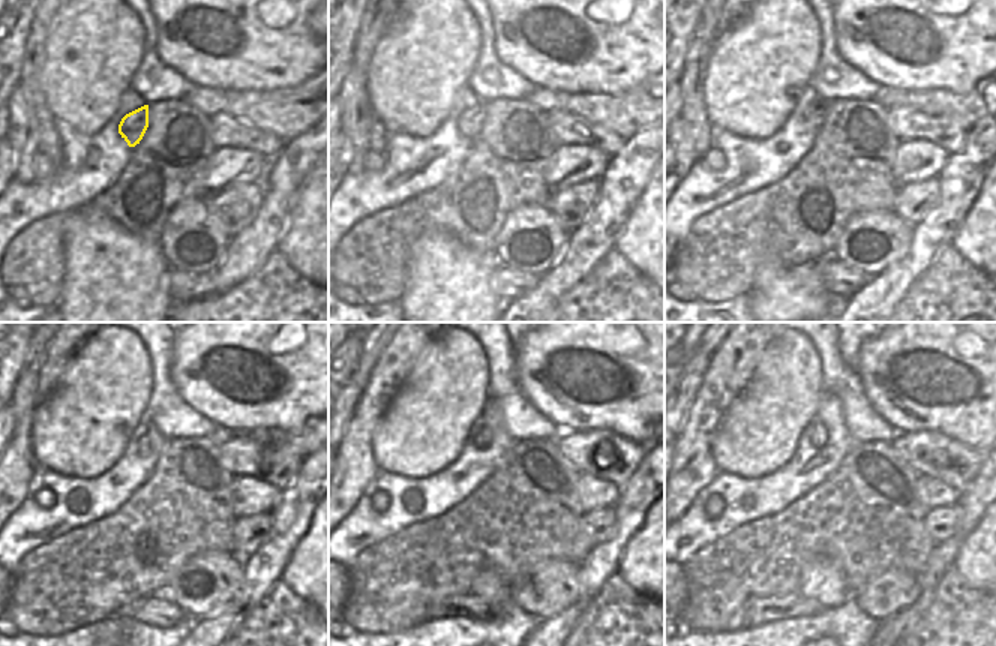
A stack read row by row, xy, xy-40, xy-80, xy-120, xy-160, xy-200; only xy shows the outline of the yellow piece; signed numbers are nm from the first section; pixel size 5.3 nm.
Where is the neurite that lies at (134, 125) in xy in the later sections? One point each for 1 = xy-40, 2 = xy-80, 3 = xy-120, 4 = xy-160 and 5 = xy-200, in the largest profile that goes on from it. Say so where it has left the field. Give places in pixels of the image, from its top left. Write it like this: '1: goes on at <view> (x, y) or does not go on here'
1: goes on at xy-40 (471, 122)
2: goes on at xy-80 (815, 113)
3: goes on at xy-120 (144, 444)
4: goes on at xy-160 (482, 441)
5: goes on at xy-200 (819, 433)

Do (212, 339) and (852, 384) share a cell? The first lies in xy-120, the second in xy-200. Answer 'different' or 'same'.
different

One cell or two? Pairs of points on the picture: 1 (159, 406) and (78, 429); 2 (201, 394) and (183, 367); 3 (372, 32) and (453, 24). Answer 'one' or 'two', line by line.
1: two
2: one
3: two

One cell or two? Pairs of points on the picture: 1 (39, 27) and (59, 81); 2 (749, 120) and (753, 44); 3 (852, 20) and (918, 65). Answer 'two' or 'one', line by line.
1: two
2: one
3: one

